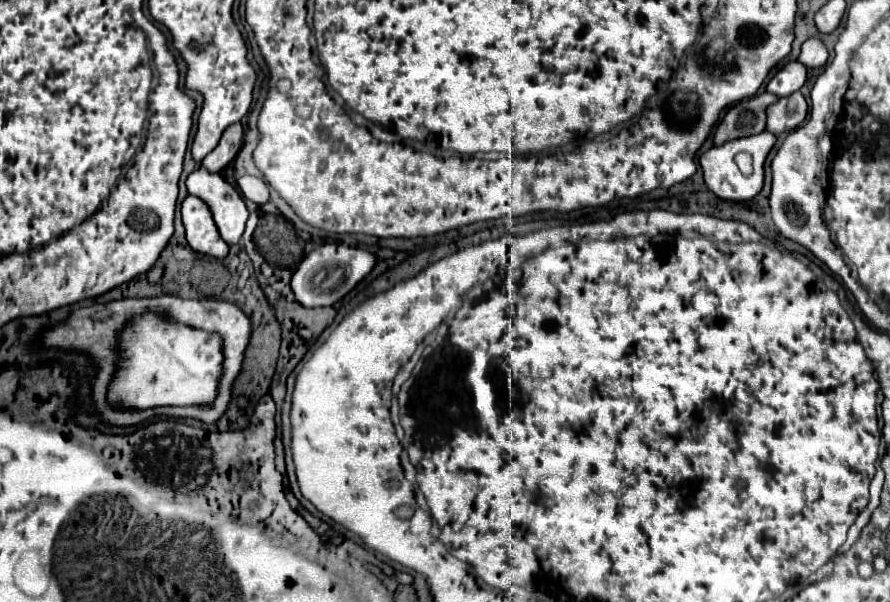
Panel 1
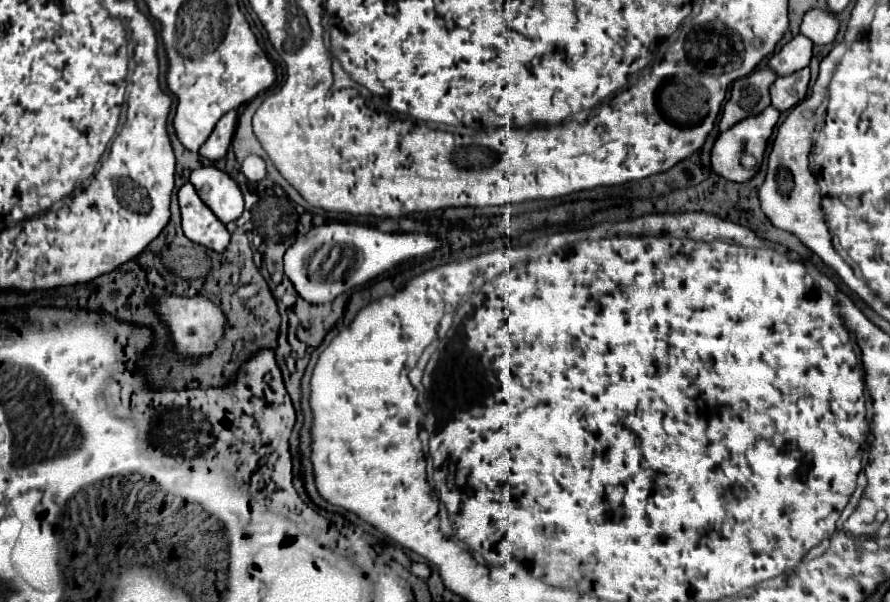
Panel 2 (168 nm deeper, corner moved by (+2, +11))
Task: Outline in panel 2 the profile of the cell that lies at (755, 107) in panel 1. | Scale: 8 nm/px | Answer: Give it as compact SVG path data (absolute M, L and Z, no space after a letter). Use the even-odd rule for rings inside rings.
M759 69L743 79L737 79L731 87L731 97L721 113L721 133L751 115L759 115L765 107L769 107L769 87L775 79L777 75L769 69Z

